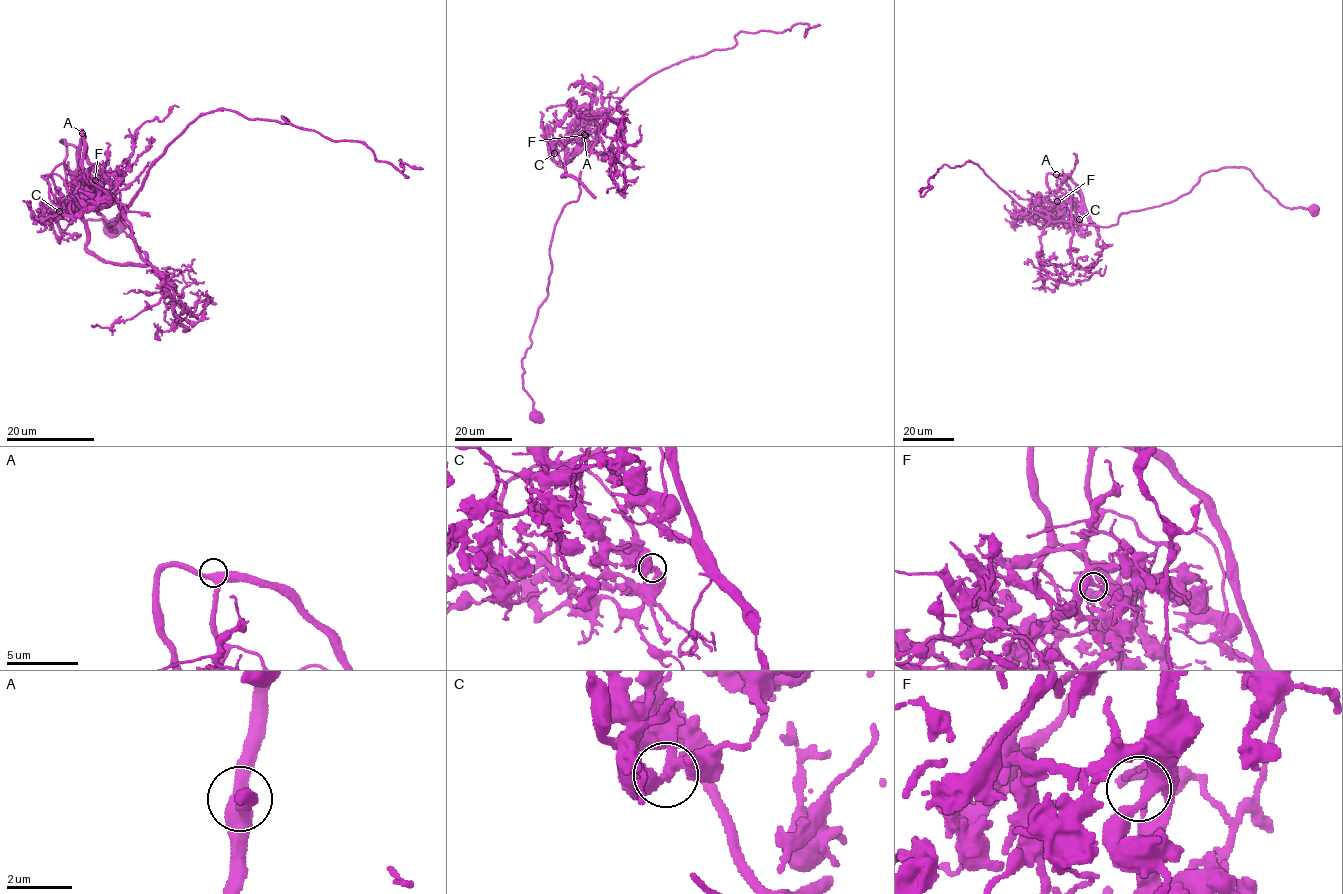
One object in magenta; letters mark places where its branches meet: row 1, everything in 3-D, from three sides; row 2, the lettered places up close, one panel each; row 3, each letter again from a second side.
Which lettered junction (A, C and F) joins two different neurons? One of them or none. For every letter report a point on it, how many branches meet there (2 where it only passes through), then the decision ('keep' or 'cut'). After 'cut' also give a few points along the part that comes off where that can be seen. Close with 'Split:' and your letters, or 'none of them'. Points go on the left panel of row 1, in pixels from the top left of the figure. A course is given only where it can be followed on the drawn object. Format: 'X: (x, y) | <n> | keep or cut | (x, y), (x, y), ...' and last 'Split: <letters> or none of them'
A: (82, 133) | 3 | keep
C: (59, 211) | 3 | cut | (59, 211), (88, 201), (124, 215), (115, 232), (81, 204), (65, 140), (79, 217), (116, 227)
F: (95, 180) | 3 | keep
Split: C

